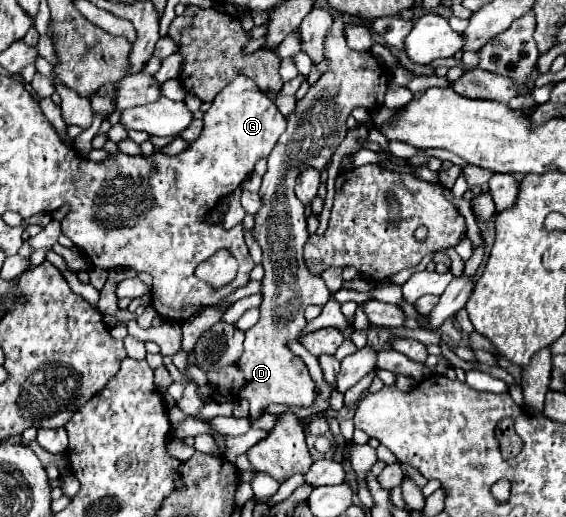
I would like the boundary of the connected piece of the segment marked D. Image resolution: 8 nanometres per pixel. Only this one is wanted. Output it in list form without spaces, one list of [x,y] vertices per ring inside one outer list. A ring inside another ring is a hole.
[[[335,19],[333,27],[329,29],[329,35],[325,39],[325,57],[331,61],[329,71],[325,71],[321,75],[321,79],[309,89],[309,93],[297,101],[297,109],[295,113],[287,119],[287,129],[285,133],[279,137],[275,149],[271,151],[269,159],[267,159],[267,173],[263,175],[263,185],[261,185],[261,199],[263,199],[263,207],[259,209],[259,213],[255,215],[255,237],[259,247],[263,249],[263,269],[265,269],[265,277],[263,277],[263,303],[259,307],[261,311],[261,319],[257,321],[257,325],[253,325],[249,331],[245,331],[245,351],[241,355],[241,359],[233,365],[227,367],[219,367],[215,371],[207,371],[207,381],[211,387],[217,389],[229,389],[237,399],[245,399],[249,401],[249,415],[251,417],[259,417],[261,411],[271,405],[271,403],[281,403],[281,405],[291,405],[291,407],[311,407],[315,403],[315,381],[311,379],[307,365],[303,363],[301,357],[297,357],[291,349],[289,349],[289,341],[295,341],[303,327],[307,325],[303,311],[307,305],[323,305],[325,299],[329,299],[329,289],[325,287],[325,281],[321,277],[309,275],[305,261],[303,261],[303,245],[305,239],[309,237],[307,233],[307,223],[305,223],[305,207],[303,203],[297,199],[293,185],[297,175],[305,169],[305,167],[315,167],[315,169],[323,169],[325,163],[331,159],[333,151],[337,149],[337,145],[343,141],[343,135],[347,133],[347,117],[351,115],[351,111],[355,107],[365,107],[367,111],[383,105],[385,99],[385,73],[383,67],[375,67],[375,57],[367,51],[353,51],[347,47],[345,39],[343,39],[343,21]]]

